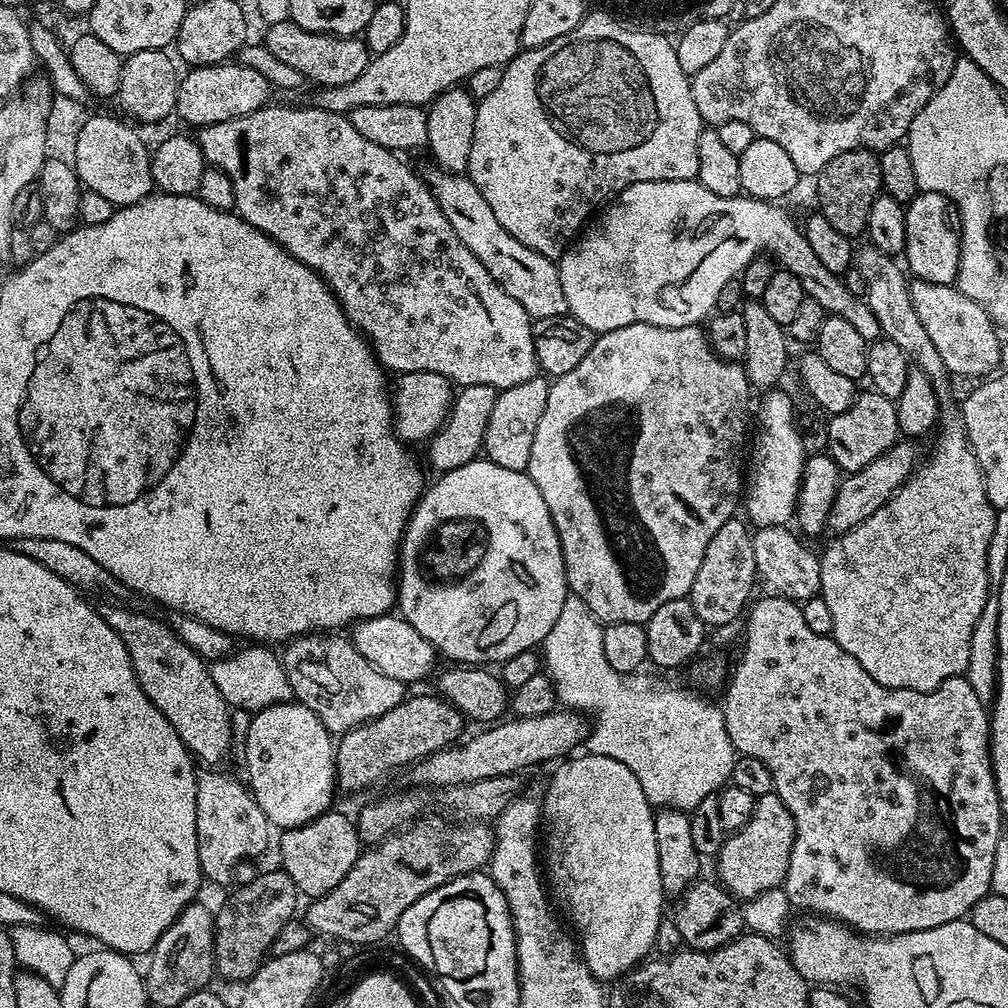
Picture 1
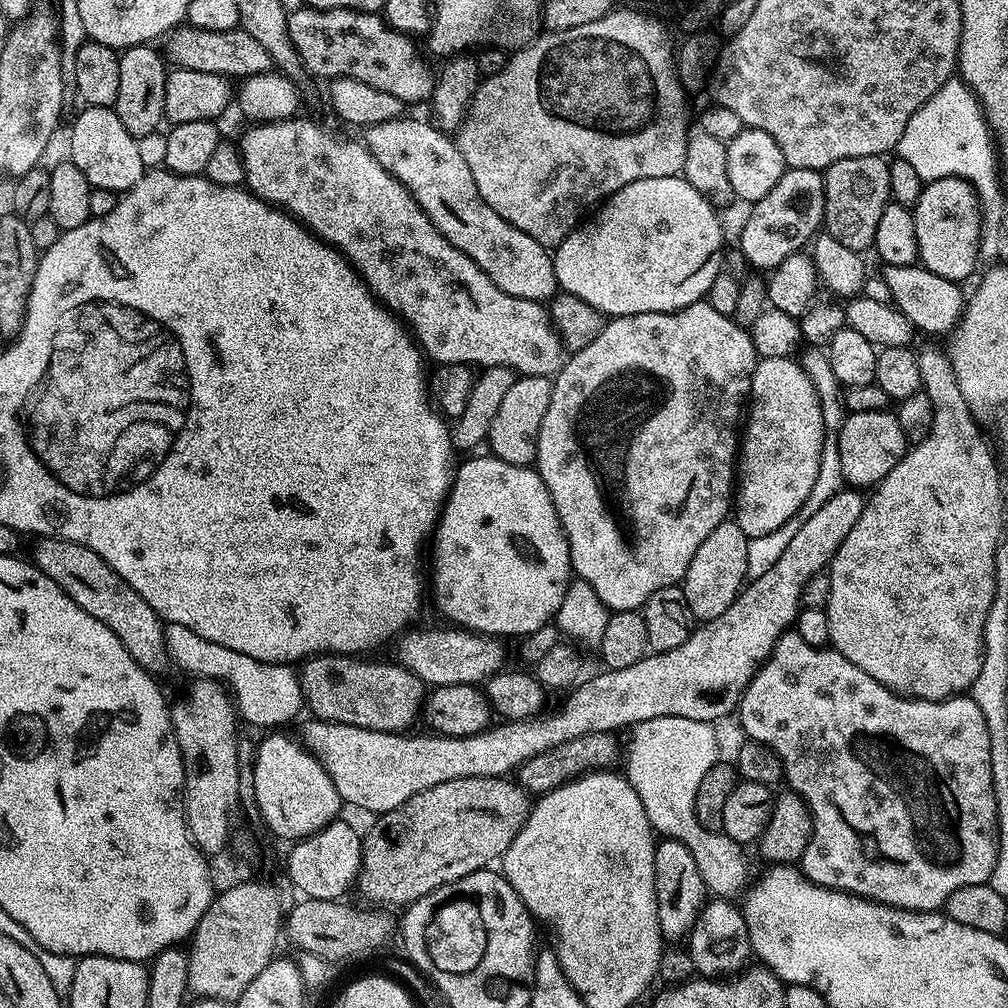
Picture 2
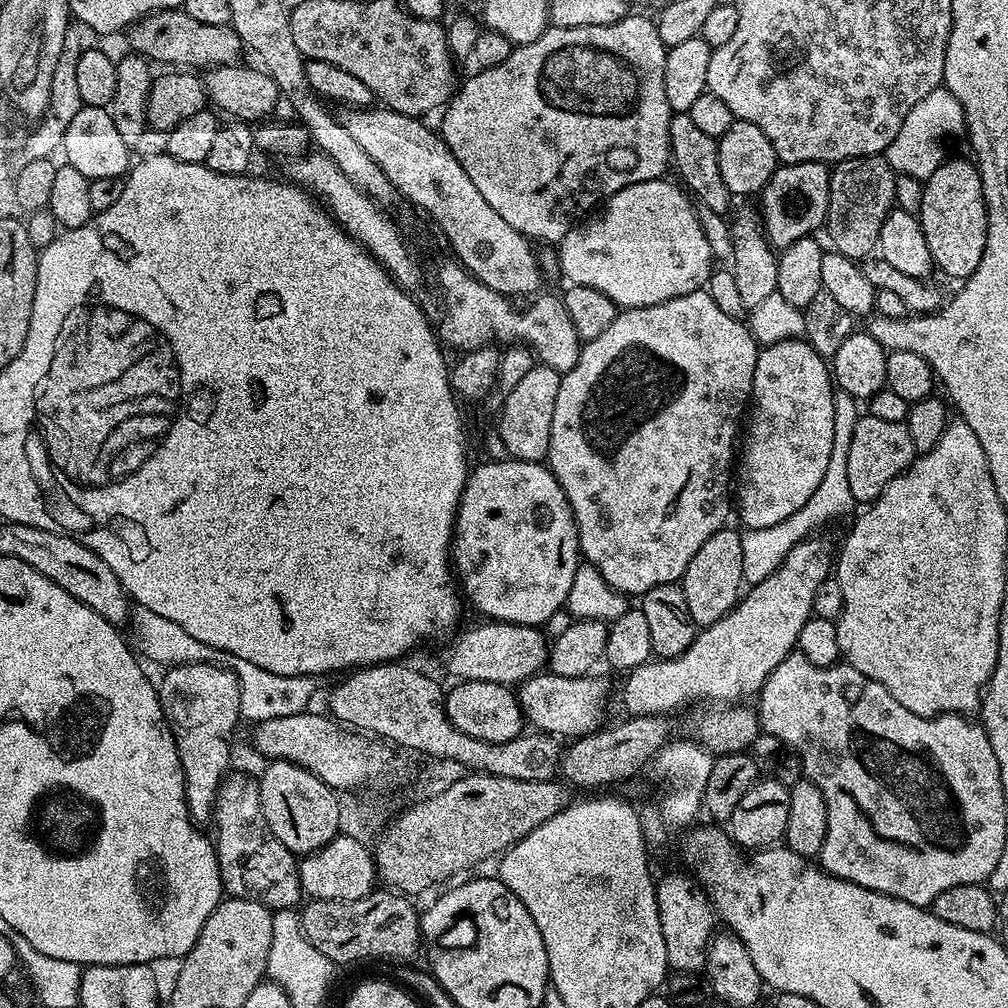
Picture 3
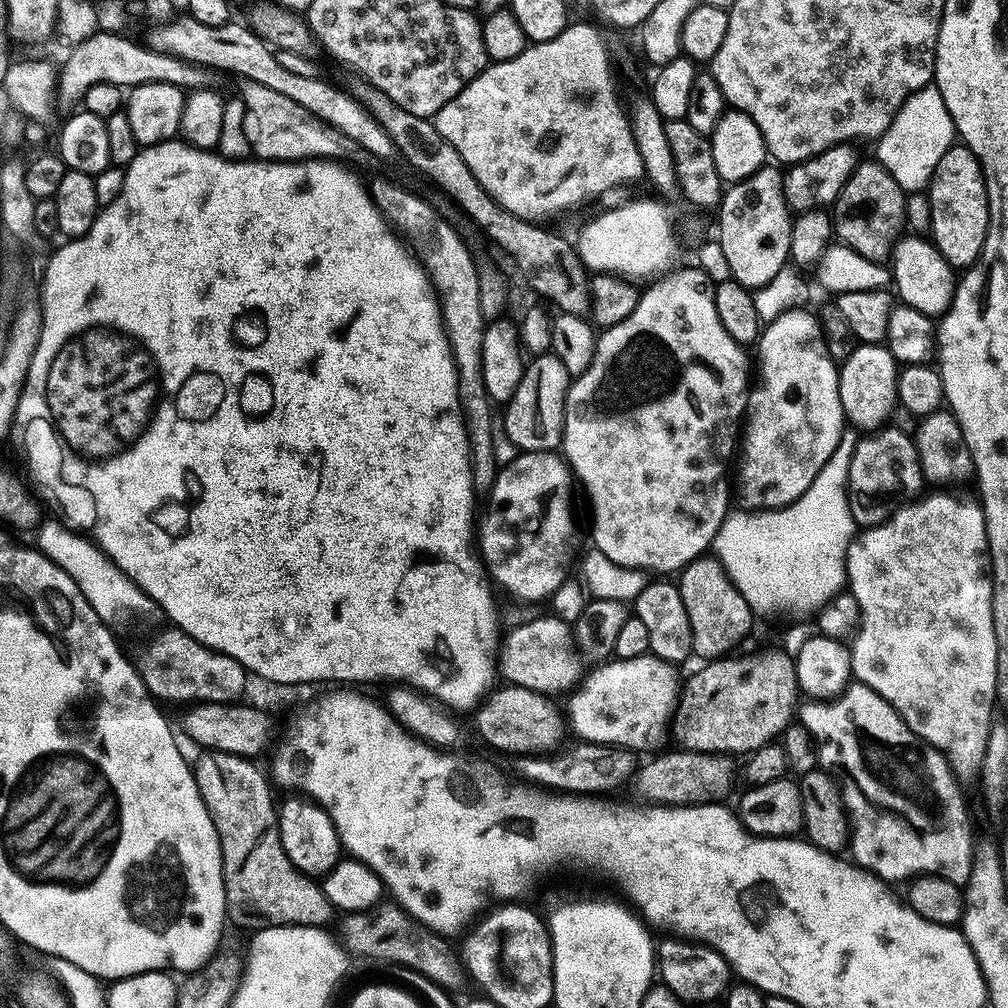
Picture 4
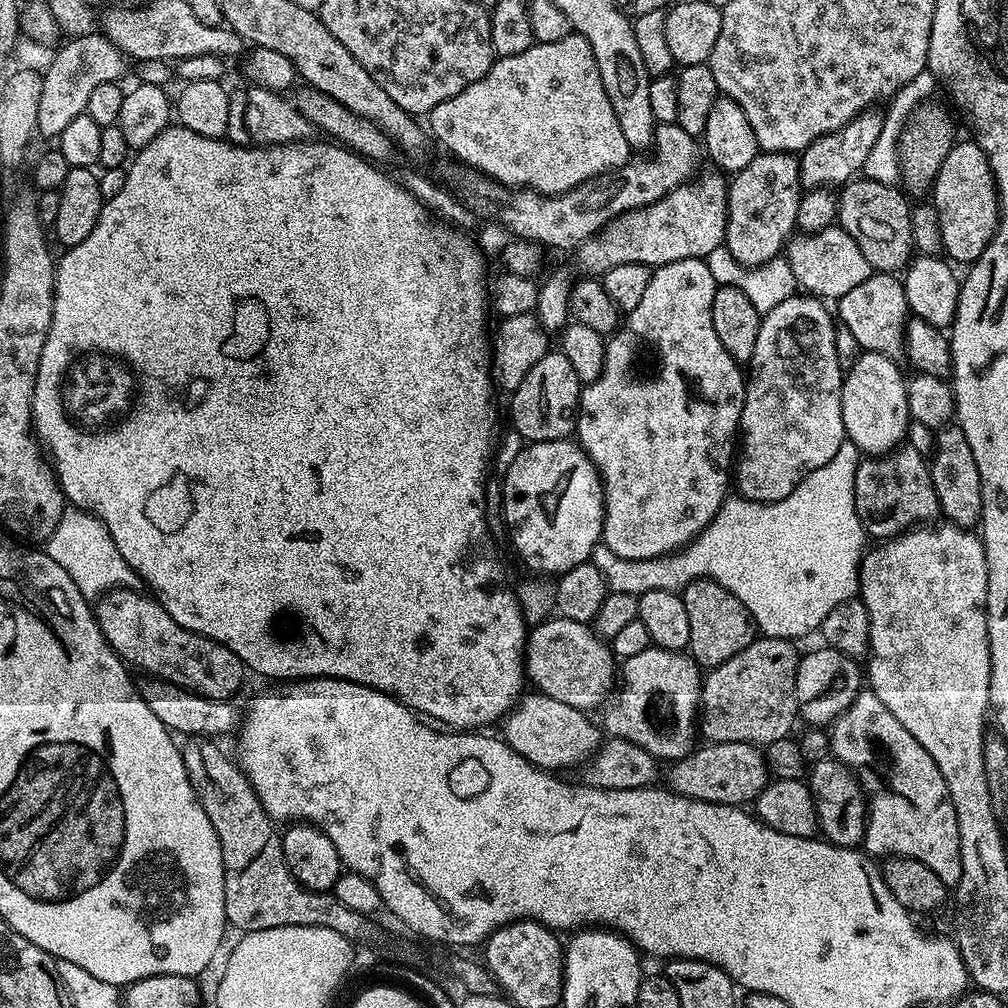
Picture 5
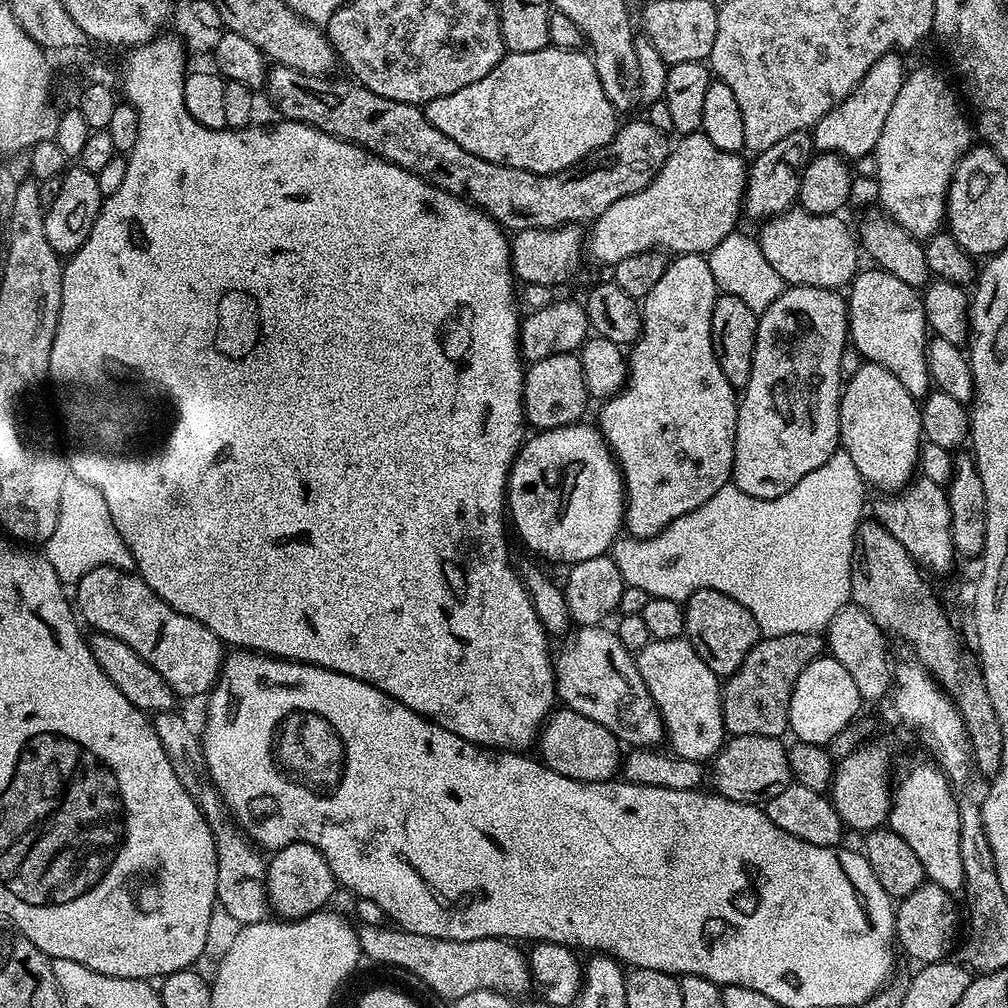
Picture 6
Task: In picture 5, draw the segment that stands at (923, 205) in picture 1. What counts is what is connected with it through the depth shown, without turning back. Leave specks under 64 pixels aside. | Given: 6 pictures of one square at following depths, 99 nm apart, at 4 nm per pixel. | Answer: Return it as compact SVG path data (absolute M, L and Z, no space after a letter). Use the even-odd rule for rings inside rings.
M967 138L953 143L950 154L942 162L936 175L936 181L930 189L930 203L938 210L940 223L940 247L943 255L957 265L971 265L982 254L982 250L994 238L996 225L1000 222L1000 203L996 197L996 179L988 165L988 156L976 145L975 139Z

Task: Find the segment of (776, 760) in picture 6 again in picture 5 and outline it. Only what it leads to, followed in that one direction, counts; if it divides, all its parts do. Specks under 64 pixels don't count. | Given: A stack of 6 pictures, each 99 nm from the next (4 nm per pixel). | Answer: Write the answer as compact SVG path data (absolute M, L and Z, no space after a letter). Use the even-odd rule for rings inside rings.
M746 742L705 743L697 747L683 760L675 761L667 769L667 787L677 796L689 796L711 804L734 804L748 806L762 794L770 782L770 773L765 753L755 744Z

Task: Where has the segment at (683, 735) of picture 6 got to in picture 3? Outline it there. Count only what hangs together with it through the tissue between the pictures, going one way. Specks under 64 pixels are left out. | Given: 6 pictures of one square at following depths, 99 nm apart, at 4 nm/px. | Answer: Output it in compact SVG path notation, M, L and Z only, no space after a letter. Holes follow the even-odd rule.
M537 674L524 681L518 688L520 709L529 725L553 732L556 736L587 736L605 723L604 699L608 696L608 684L596 674L578 678L562 678L551 674Z

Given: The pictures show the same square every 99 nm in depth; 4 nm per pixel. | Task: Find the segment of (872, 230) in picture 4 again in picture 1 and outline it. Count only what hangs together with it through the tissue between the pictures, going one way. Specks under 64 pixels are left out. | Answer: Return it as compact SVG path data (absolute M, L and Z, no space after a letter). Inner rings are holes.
M866 148L840 152L838 158L826 162L824 169L816 173L814 183L816 200L820 203L819 215L825 216L841 234L853 238L863 237L870 218L870 206L874 206L874 202L882 194L879 155Z

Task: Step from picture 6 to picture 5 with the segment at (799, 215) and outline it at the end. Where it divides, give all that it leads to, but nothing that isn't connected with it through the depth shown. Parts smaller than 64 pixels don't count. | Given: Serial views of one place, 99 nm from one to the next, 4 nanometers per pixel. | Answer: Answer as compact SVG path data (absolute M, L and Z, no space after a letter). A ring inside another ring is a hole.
M839 226L793 235L786 244L786 255L797 285L805 293L828 302L839 301L841 296L850 294L854 286L866 282L866 278L874 272L862 250L858 250L858 242L854 242L854 238L850 238L850 234Z

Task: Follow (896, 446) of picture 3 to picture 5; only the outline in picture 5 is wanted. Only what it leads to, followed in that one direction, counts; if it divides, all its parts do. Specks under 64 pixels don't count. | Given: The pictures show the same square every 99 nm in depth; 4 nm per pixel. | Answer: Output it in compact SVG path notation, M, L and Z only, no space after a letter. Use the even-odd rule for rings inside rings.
M910 446L894 448L890 454L872 454L861 459L854 478L854 502L858 518L869 537L891 538L909 528L927 525L941 515L929 461Z

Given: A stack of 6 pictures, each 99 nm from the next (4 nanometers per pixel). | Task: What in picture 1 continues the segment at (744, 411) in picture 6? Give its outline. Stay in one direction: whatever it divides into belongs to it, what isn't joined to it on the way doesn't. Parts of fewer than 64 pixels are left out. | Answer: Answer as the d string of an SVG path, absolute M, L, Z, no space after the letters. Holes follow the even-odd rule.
M768 390L763 393L764 401L760 404L760 413L754 416L754 431L750 436L750 452L752 461L746 464L746 483L742 489L742 508L748 511L747 519L756 528L766 526L784 526L795 517L797 503L800 499L800 482L803 478L804 461L806 459L806 440L800 437L800 428L796 425L796 408L792 400L784 392Z

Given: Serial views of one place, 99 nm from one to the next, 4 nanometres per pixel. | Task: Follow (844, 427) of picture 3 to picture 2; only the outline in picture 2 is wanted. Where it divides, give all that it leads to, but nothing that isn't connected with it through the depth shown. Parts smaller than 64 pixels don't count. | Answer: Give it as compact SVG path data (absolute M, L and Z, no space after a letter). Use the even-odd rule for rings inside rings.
M804 346L801 349L800 356L798 355L800 369L810 378L822 406L824 441L822 442L822 458L818 466L818 478L814 478L814 490L810 490L806 502L802 502L800 509L785 524L778 526L778 530L774 530L770 534L762 534L749 539L746 550L748 580L762 578L762 574L766 574L766 570L770 570L770 566L774 566L774 562L778 562L778 558L782 558L782 550L786 550L790 538L794 538L794 534L798 534L798 530L802 530L802 522L806 522L806 518L811 518L834 493L840 491L844 484L842 458L838 458L838 434L842 430L846 415L842 401L842 385L840 379L834 374L834 366L830 366L830 358L823 347Z

